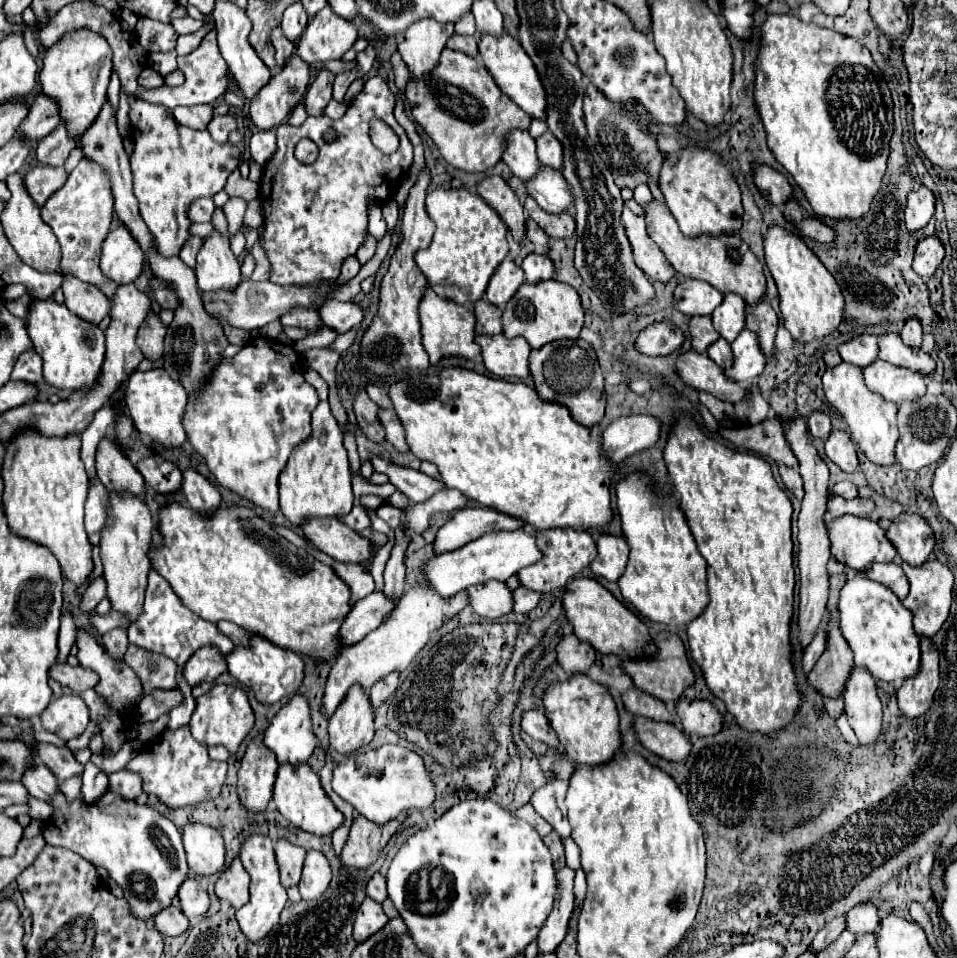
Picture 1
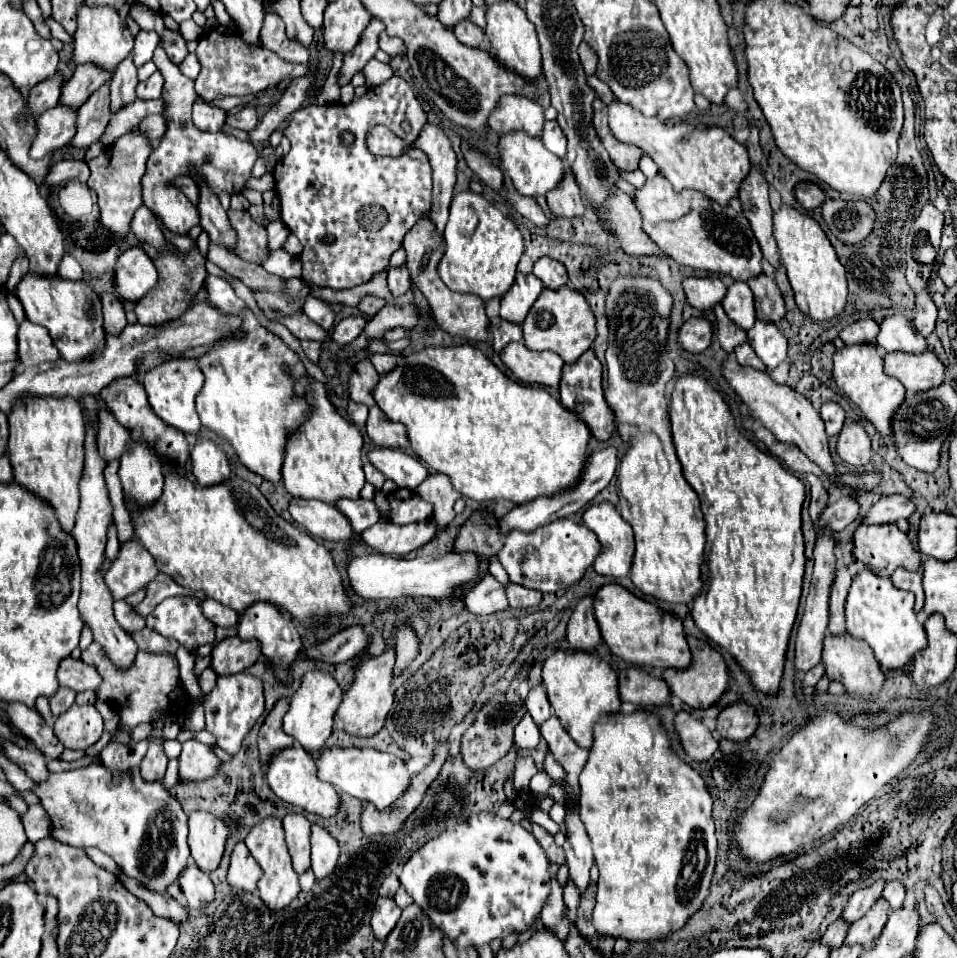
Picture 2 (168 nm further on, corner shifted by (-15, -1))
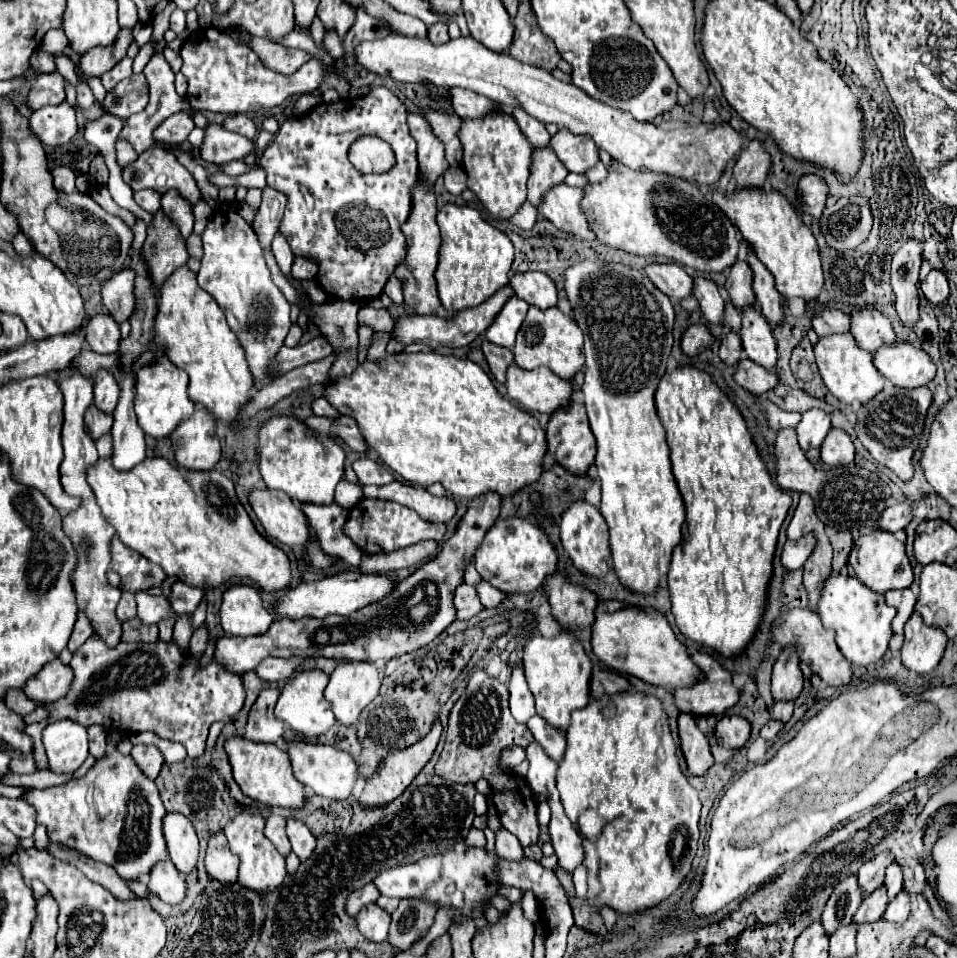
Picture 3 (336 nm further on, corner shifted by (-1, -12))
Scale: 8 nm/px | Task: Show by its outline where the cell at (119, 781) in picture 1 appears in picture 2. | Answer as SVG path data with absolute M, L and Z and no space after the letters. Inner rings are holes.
M154 739L148 747L144 761L140 763L140 775L144 777L144 781L160 781L166 773L166 765L168 757L162 751L162 739Z

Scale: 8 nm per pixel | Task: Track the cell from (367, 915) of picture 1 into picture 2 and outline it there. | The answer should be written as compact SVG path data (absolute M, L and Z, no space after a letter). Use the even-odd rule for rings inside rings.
M378 897L376 901L376 909L372 913L372 931L374 935L384 941L388 937L388 933L394 929L394 925L400 919L400 907L394 905L392 899L386 897Z

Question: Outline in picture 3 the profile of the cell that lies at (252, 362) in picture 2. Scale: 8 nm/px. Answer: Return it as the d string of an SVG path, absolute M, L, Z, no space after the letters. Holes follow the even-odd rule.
M180 266L162 284L154 344L162 348L176 366L188 372L188 394L196 404L214 412L216 418L238 420L238 408L250 398L252 374L242 346L226 324L222 308L218 308L218 302L208 292L198 288L196 276L188 266Z

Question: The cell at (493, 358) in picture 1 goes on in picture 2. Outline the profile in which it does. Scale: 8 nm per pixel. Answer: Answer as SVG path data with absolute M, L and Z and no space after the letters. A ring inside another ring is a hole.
M522 341L508 343L500 353L502 363L522 383L540 383L558 387L564 361L552 351L530 351Z

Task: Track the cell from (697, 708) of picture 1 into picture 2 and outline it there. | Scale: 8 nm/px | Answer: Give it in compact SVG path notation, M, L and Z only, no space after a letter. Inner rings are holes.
M730 703L726 705L718 719L716 731L730 741L746 741L758 727L758 713L752 705L746 703Z

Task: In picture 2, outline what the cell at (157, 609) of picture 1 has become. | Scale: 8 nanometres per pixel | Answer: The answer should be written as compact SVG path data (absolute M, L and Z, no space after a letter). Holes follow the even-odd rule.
M168 597L148 615L148 629L176 639L188 653L202 645L216 643L214 623L202 613L202 601L196 597Z

